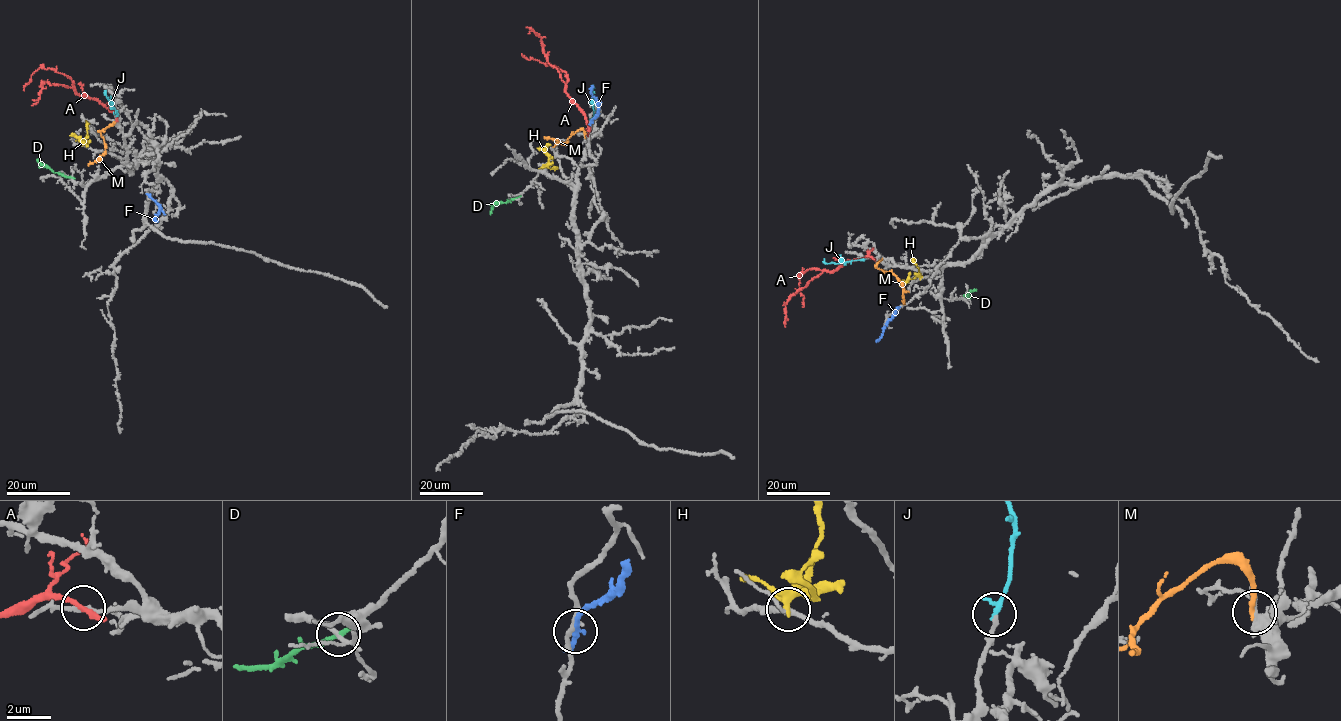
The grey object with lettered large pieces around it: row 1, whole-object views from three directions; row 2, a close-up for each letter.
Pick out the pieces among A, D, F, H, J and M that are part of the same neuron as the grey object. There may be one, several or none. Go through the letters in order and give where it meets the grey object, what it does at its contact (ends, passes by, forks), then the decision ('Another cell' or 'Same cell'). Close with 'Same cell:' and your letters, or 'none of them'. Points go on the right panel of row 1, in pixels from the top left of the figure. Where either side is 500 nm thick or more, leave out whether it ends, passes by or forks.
A: Touches grey at (872, 258). It ends there. Another cell
D: Touches grey at (965, 296). It passes by. Another cell
F: Touches grey at (897, 308). It passes by. Another cell
H: Touches grey at (920, 278). It forks there. Another cell
J: Touches grey at (864, 259). It passes by. Same cell
M: Touches grey at (881, 259). It ends there. Another cell
Same cell: J

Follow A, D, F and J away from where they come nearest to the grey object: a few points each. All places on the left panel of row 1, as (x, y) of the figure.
A: (116, 117), (99, 101), (76, 93), (73, 87), (48, 82), (43, 82), (38, 101), (31, 105)
D: (70, 177), (54, 173), (37, 160)
F: (148, 195), (160, 208), (157, 222)
J: (116, 115), (104, 91)

